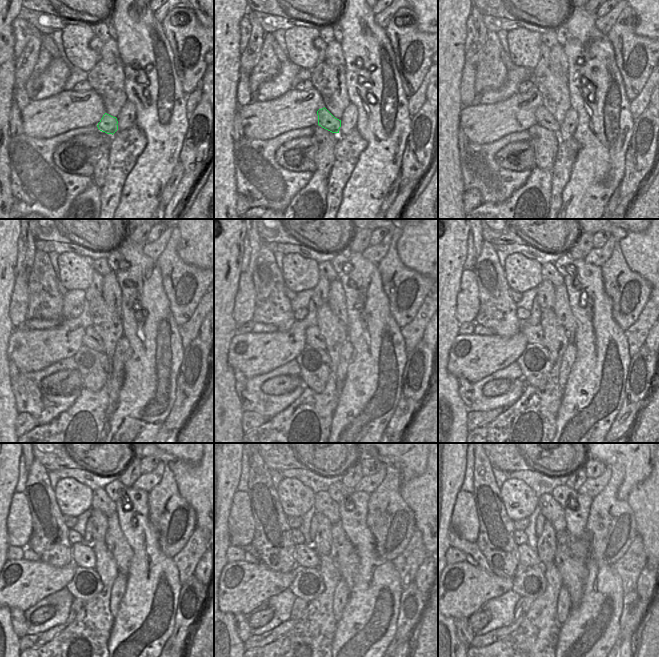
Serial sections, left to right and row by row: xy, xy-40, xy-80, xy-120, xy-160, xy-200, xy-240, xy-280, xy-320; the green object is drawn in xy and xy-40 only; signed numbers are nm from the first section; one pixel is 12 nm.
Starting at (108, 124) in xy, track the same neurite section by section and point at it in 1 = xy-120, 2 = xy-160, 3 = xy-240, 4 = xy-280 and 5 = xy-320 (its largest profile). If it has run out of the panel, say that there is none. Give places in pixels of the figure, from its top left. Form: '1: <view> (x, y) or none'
1: xy-120 (91, 338)
2: xy-160 (314, 338)
3: xy-240 (83, 555)
4: xy-280 (306, 556)
5: xy-320 (527, 557)

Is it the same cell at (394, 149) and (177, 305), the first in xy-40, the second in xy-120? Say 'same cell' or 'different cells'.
different cells

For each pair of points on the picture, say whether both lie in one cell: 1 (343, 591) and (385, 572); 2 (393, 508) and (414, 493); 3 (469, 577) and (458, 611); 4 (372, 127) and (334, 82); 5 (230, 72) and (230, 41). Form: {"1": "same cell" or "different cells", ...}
{"1": "different cells", "2": "different cells", "3": "same cell", "4": "different cells", "5": "same cell"}

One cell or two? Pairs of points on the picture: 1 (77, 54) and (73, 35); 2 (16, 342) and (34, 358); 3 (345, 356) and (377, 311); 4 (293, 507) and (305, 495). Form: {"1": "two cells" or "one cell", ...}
{"1": "one cell", "2": "one cell", "3": "two cells", "4": "one cell"}

